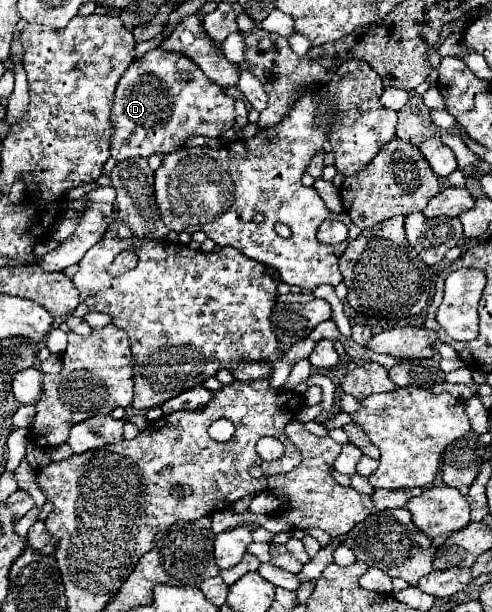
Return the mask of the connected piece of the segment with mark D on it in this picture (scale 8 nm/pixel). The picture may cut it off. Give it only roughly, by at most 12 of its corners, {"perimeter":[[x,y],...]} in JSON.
{"perimeter":[[180,52],[116,86],[112,158],[170,154],[234,126],[234,98]]}

